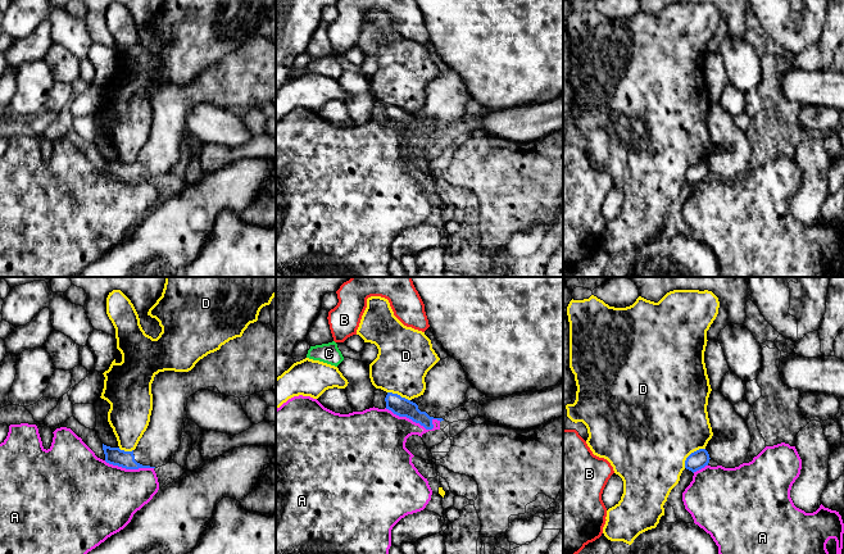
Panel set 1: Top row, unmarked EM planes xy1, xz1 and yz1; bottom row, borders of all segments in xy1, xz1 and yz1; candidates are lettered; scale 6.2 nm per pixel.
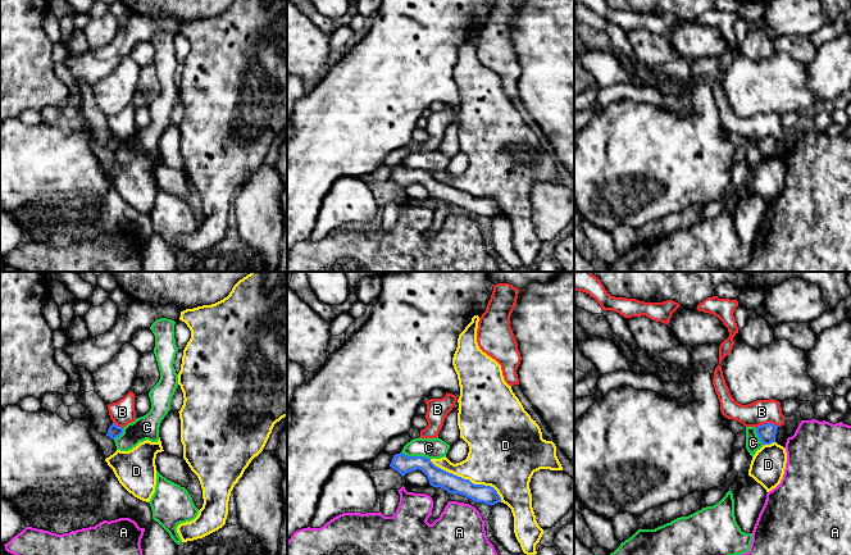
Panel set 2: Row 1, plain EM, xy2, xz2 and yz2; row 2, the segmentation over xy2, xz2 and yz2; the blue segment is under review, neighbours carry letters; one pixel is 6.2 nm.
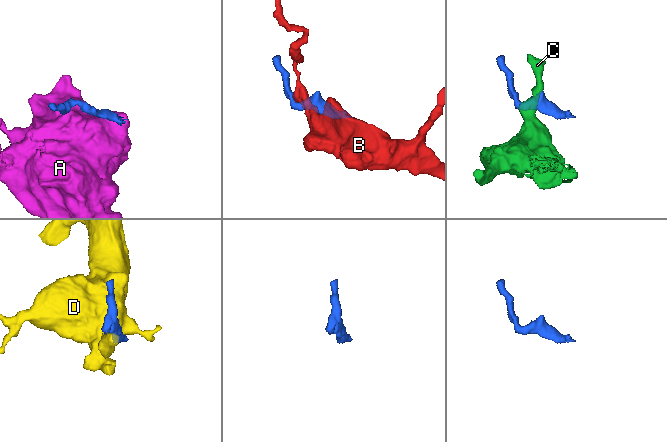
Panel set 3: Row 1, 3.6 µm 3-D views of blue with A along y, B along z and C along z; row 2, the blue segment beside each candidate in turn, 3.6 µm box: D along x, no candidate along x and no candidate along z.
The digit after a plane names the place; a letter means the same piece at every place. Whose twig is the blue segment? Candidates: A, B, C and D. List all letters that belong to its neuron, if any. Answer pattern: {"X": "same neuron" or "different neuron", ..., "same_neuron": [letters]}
{"A": "different neuron", "B": "different neuron", "C": "different neuron", "D": "different neuron", "same_neuron": []}

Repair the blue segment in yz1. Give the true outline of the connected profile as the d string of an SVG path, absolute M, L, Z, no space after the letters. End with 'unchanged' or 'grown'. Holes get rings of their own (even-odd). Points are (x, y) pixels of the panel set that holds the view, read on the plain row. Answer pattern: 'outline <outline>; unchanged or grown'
outline M699 162L691 165L685 173L685 181L693 186L704 181L709 176L709 167L705 162Z; unchanged

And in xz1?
outline M452 69L440 72L425 90L426 103L418 117L387 105L386 122L399 130L407 130L426 142L432 142L432 133L440 135L440 142L449 137L445 128L466 117L466 106L471 95L458 73Z; grown

